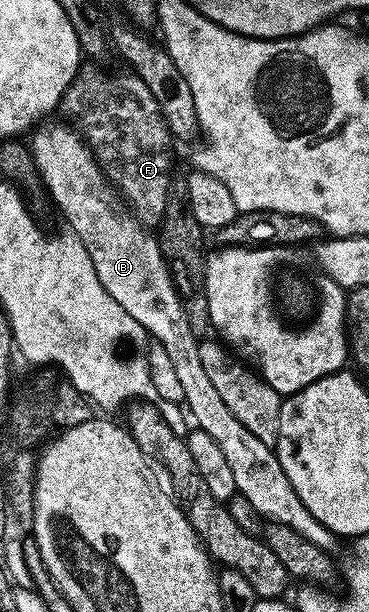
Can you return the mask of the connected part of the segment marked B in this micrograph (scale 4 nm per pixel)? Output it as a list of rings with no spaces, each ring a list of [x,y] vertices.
[[[46,122],[32,132],[31,152],[44,190],[49,190],[54,205],[65,214],[68,230],[83,241],[103,289],[107,289],[107,293],[111,293],[111,297],[115,297],[115,301],[119,301],[119,305],[123,305],[123,309],[127,309],[127,313],[143,325],[150,340],[165,351],[167,357],[171,357],[183,385],[184,406],[192,422],[194,419],[196,426],[223,449],[235,476],[237,494],[247,497],[247,501],[251,501],[251,505],[255,505],[266,520],[295,529],[299,537],[311,541],[311,545],[319,545],[319,549],[336,552],[338,536],[315,521],[307,505],[303,505],[276,450],[263,445],[263,441],[259,441],[259,437],[255,437],[255,433],[251,433],[251,429],[247,429],[247,425],[243,425],[243,421],[227,409],[223,397],[219,397],[215,385],[211,385],[211,377],[207,377],[207,369],[203,369],[203,357],[199,357],[201,343],[189,324],[190,312],[177,294],[177,286],[161,252],[158,236],[146,230],[132,214],[125,216],[109,204],[113,199],[109,194],[111,187],[89,144],[72,126],[64,127],[53,122]]]

